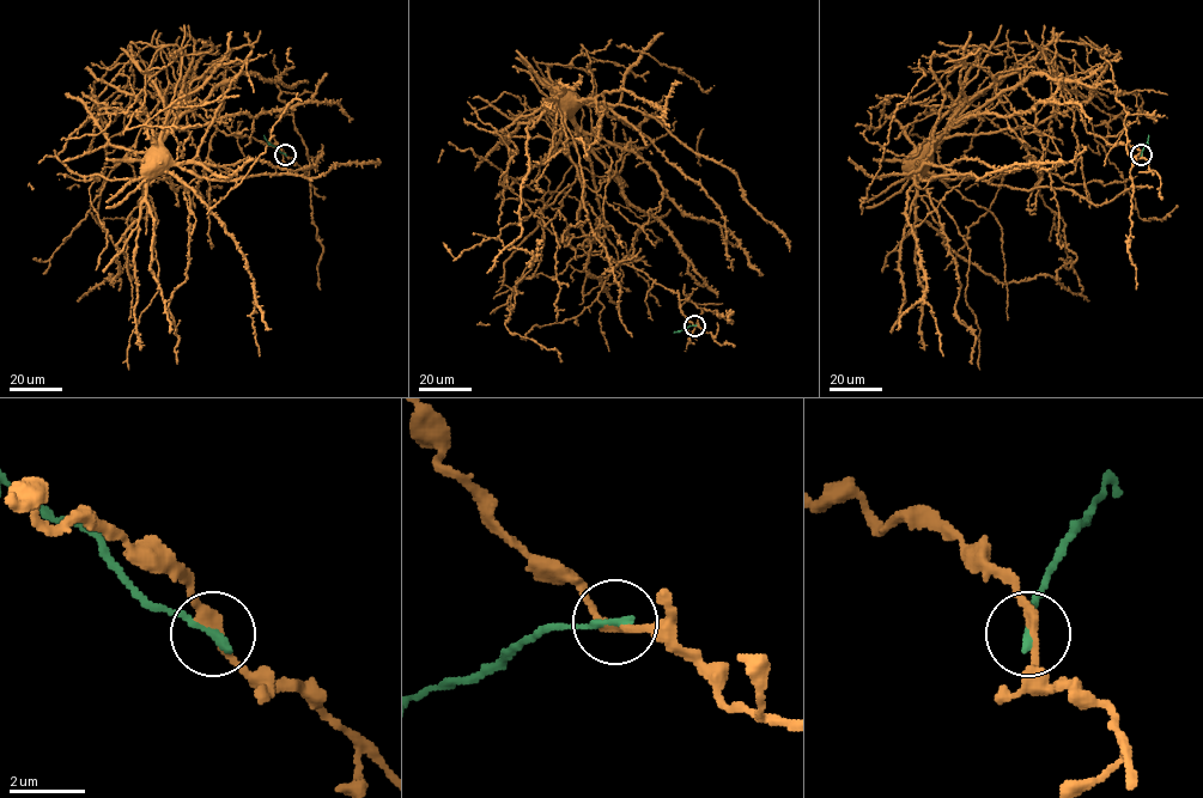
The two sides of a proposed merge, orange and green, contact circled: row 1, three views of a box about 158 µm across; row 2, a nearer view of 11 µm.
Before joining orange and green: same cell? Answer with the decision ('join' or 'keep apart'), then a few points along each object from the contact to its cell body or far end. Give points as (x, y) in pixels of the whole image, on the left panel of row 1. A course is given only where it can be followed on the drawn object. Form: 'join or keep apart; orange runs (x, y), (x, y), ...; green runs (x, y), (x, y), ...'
keep apart; orange runs (285, 153), (234, 133), (212, 110), (171, 87), (162, 91), (131, 43), (180, 49), (180, 79), (157, 144); green runs (285, 154), (263, 135)

